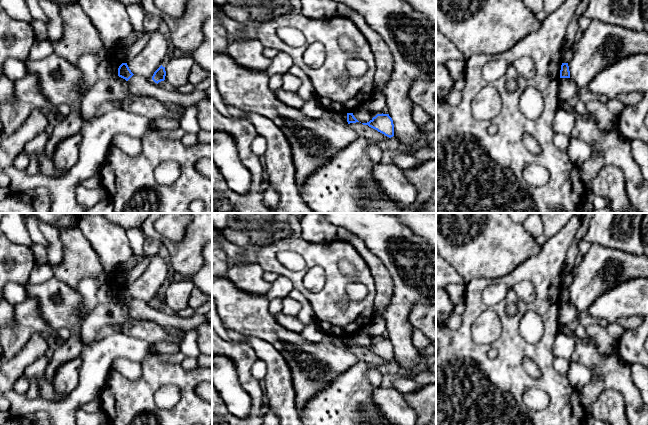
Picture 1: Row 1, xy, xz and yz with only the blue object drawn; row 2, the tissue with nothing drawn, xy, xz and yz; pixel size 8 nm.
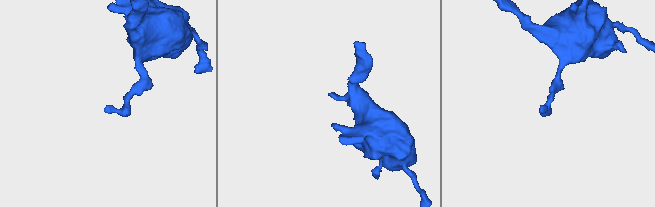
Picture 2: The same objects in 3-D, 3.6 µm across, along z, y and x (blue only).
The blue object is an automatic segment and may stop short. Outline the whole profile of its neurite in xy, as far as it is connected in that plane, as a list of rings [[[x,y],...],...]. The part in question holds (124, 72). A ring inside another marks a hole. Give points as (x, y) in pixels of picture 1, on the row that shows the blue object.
[[[122,63],[118,68],[118,76],[128,81],[134,74],[129,69],[127,63]]]

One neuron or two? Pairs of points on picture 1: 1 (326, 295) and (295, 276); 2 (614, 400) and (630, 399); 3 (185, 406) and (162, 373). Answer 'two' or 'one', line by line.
1: one
2: two
3: one

